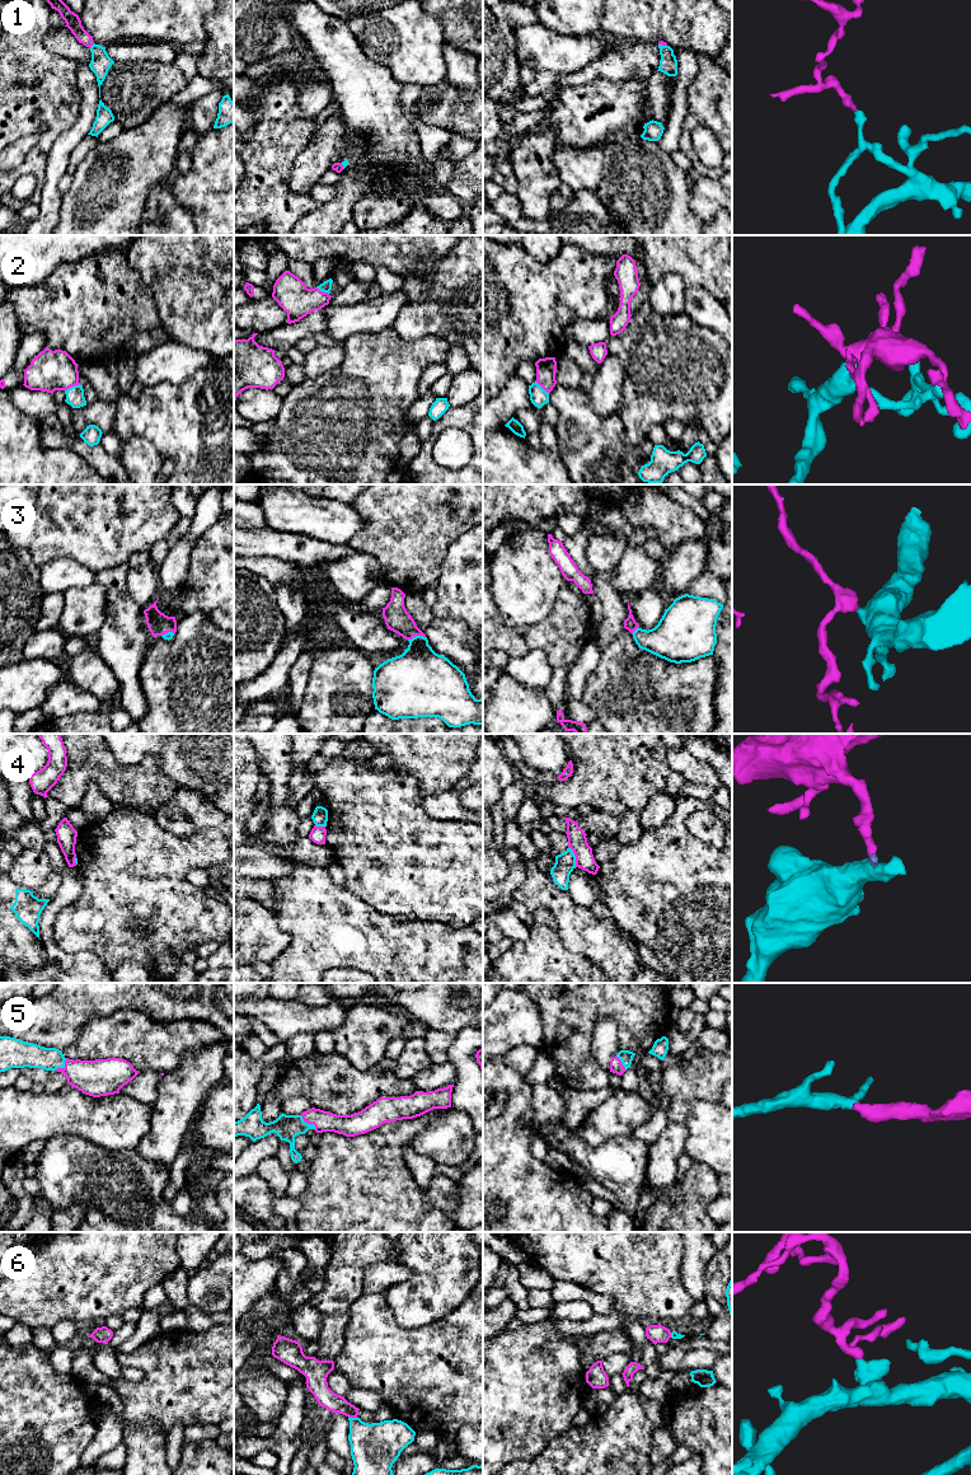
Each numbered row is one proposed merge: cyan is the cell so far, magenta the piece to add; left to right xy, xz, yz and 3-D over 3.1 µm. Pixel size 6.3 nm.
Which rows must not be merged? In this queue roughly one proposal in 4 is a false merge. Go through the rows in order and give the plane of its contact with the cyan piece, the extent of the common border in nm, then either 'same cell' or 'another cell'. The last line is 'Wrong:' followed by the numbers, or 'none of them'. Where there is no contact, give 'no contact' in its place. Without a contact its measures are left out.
1: meets cyan in xy; contact 40 nm long; same cell
2: meets cyan in xy; contact 110 nm long; same cell
3: meets cyan in xz; contact 110 nm long; same cell
4: meets cyan in yz; contact 140 nm long; another cell
5: meets cyan in xz; contact 130 nm long; same cell
6: meets cyan in xz; contact 60 nm long; same cell
Wrong: 4

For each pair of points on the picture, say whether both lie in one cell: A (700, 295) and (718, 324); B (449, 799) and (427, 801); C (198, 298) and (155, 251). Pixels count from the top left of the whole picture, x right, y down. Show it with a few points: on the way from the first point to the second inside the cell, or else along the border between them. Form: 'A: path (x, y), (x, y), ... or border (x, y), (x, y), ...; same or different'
A: path (702, 303), (714, 317); same
B: path (444, 801), (432, 801); same
C: path (187, 286), (168, 268), (167, 262); same

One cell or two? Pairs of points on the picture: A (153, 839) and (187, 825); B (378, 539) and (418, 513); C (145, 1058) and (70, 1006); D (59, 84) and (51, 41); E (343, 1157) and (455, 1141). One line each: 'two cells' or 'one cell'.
A: two cells
B: one cell
C: two cells
D: two cells
E: two cells

